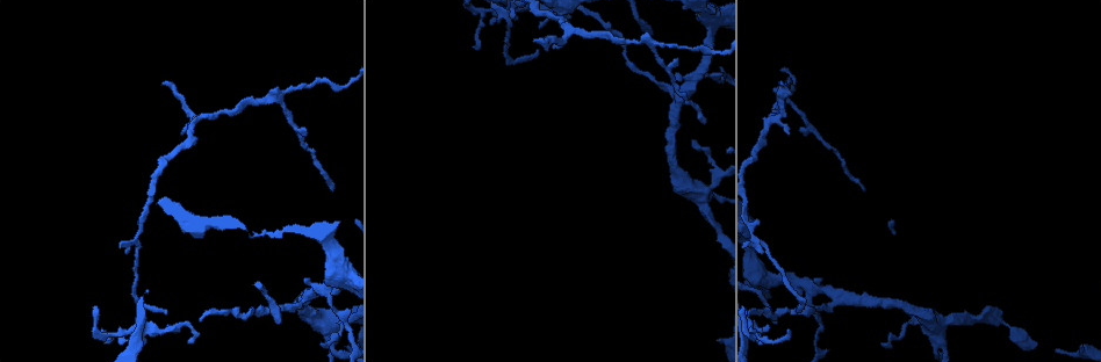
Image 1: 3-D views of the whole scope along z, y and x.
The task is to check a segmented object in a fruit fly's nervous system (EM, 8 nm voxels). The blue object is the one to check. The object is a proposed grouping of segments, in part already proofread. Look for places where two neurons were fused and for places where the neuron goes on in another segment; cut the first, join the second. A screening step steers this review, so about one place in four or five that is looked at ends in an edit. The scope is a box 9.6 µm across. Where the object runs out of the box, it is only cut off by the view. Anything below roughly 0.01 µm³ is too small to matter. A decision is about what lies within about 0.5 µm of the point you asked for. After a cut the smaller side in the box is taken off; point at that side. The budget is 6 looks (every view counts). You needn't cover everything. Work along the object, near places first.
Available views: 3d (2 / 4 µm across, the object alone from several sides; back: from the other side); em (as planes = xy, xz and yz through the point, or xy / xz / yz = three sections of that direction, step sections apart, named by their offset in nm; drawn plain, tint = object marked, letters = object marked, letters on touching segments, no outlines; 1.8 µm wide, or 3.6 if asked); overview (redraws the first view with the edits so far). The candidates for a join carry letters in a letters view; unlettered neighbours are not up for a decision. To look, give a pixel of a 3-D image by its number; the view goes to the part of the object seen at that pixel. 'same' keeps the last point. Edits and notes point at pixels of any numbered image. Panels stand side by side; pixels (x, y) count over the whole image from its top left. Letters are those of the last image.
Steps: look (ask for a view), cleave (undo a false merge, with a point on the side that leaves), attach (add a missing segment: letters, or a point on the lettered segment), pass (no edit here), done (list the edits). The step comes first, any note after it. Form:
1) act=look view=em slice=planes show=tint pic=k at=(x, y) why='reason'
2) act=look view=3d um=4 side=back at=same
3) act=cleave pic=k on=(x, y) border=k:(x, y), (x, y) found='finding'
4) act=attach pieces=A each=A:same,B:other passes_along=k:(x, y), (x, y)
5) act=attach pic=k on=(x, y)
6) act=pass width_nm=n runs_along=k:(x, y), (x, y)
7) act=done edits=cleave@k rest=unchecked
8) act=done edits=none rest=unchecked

act=look view=em slice=planes show=plain pic=1 at=(701, 194) why='four or more arms meet'

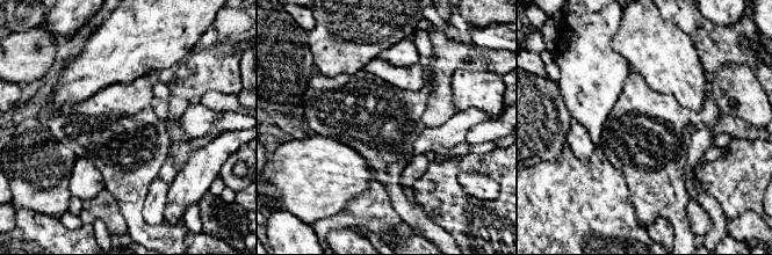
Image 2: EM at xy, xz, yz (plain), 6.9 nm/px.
act=look view=em slice=planes show=tint at=same why='with the object marked'

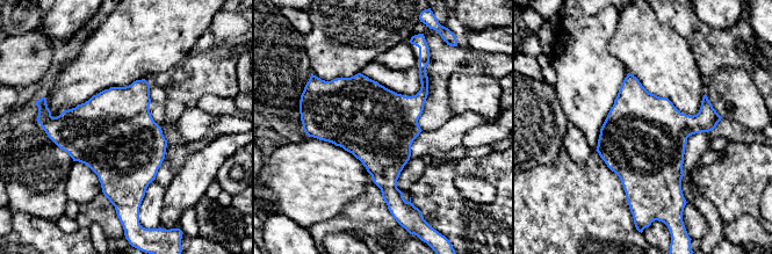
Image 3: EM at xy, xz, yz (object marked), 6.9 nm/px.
act=look view=em slice=planes show=letters at=same

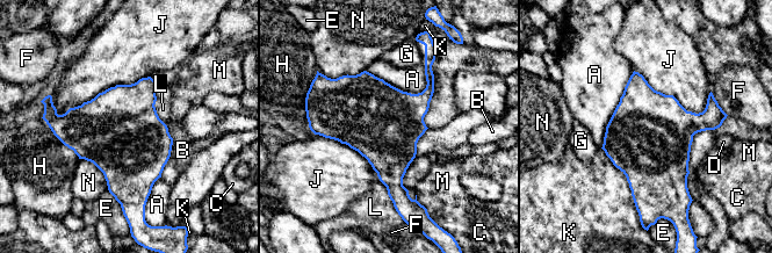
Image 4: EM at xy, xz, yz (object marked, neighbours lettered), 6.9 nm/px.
act=pass each=A:other,B:other,C:other,D:other,E:other,F:other,G:other,H:other,J:other,K:other,L:other,M:other,N:other border=4:(727, 115), (693, 136), (688, 171) found='continuous, no second neuron'

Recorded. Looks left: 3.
act=look view=em slice=planes show=tint pic=1 at=(811, 284) why='calibre changes'

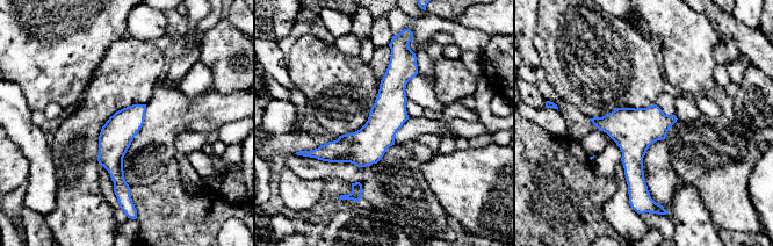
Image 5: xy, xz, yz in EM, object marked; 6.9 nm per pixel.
act=look view=em slice=planes show=letters at=same why='see the neighbours'

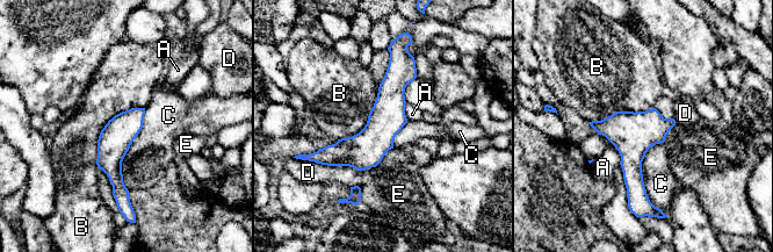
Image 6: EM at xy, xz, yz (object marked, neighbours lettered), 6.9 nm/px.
act=pass each=A:other,B:other,C:other,D:other,E:other runs_along=6:(396, 59), (388, 116), (324, 162) found='all the same neuron'

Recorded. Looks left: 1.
act=done edits=none rest=unchecked

